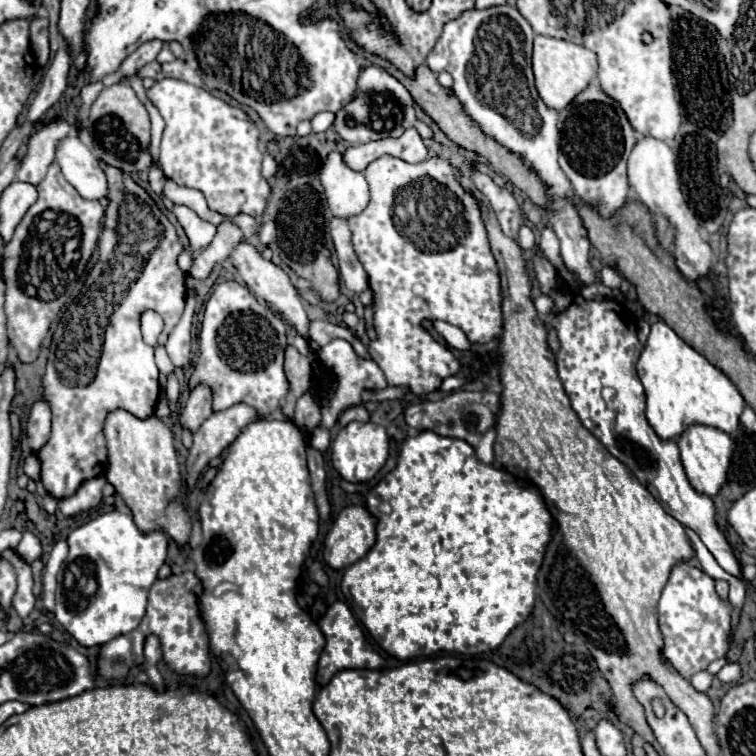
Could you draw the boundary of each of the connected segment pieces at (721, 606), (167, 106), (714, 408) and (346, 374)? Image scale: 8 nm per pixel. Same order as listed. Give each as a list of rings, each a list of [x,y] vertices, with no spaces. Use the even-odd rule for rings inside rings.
[[[678,562],[668,578],[668,584],[662,590],[658,602],[660,632],[664,636],[664,658],[674,666],[682,678],[692,678],[696,672],[706,670],[710,662],[724,658],[730,648],[732,638],[732,604],[718,596],[714,588],[716,580],[710,578],[704,570]]]
[[[176,78],[154,82],[146,96],[166,122],[160,144],[160,166],[164,176],[180,186],[200,190],[208,206],[220,214],[262,216],[270,186],[260,174],[262,152],[258,150],[258,130],[248,114],[242,108],[232,108],[204,88]]]
[[[654,322],[650,326],[650,336],[636,370],[646,390],[646,418],[660,438],[676,440],[690,424],[706,424],[724,432],[738,428],[738,418],[746,406],[738,388],[666,322]]]
[[[340,338],[330,340],[324,348],[320,348],[318,362],[324,366],[326,372],[332,372],[336,376],[336,380],[338,380],[338,388],[336,388],[334,398],[330,400],[328,406],[322,408],[322,422],[320,422],[320,426],[324,426],[328,430],[336,424],[336,420],[338,420],[338,416],[340,416],[340,412],[344,408],[360,404],[360,394],[364,390],[382,390],[382,388],[388,386],[385,375],[376,362],[374,364],[370,358],[360,358],[354,352],[354,348],[350,346],[350,342],[346,342],[346,340],[340,340]]]

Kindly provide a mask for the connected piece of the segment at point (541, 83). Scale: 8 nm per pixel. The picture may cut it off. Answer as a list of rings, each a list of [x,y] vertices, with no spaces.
[[[536,36],[534,38],[534,54],[532,54],[532,68],[536,78],[536,90],[540,98],[554,110],[566,108],[578,92],[582,92],[594,78],[598,70],[596,54],[586,50],[584,46],[572,44],[568,40],[550,38],[550,36]]]

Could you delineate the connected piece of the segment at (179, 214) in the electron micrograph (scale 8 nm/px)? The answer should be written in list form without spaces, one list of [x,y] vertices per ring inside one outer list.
[[[180,204],[174,206],[174,216],[182,224],[182,228],[184,228],[184,232],[188,236],[188,240],[190,240],[188,248],[178,258],[180,268],[188,270],[190,264],[192,264],[192,252],[198,250],[198,248],[208,248],[210,246],[210,242],[214,240],[214,234],[216,234],[216,226],[210,224],[210,222],[206,222],[206,220],[202,220],[188,206],[180,206]]]

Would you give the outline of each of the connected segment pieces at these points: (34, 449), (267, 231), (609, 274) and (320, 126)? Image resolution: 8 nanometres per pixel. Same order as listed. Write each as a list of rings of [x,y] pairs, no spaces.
[[[38,400],[32,406],[26,426],[26,444],[32,454],[38,454],[38,450],[50,440],[50,426],[52,426],[50,406],[44,400]]]
[[[269,221],[265,224],[262,224],[262,228],[260,228],[258,236],[260,236],[260,242],[262,242],[262,246],[268,246],[268,244],[274,242],[277,238],[275,221]]]
[[[606,264],[600,268],[598,278],[600,278],[600,282],[602,282],[604,286],[608,286],[608,288],[618,288],[620,282],[622,282],[622,276],[620,276],[618,268],[616,268],[616,266],[606,266]]]
[[[322,112],[322,114],[316,114],[312,118],[312,132],[324,132],[332,126],[332,120],[334,120],[334,114],[332,112]]]

